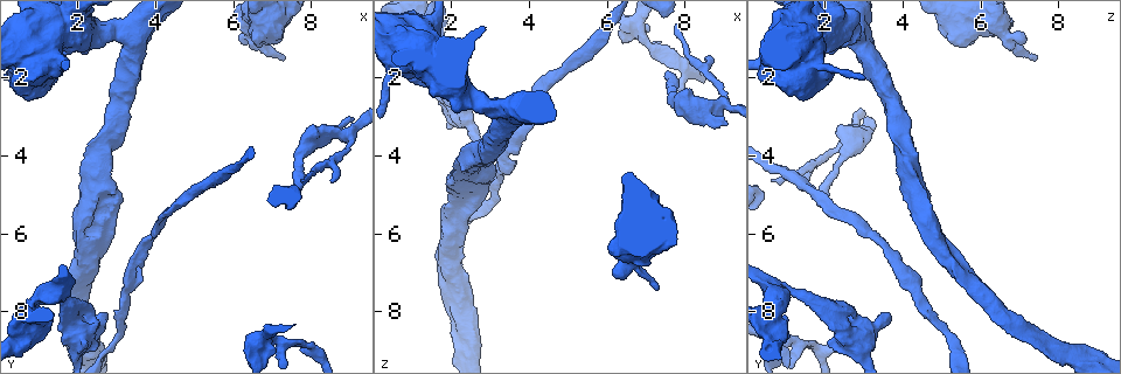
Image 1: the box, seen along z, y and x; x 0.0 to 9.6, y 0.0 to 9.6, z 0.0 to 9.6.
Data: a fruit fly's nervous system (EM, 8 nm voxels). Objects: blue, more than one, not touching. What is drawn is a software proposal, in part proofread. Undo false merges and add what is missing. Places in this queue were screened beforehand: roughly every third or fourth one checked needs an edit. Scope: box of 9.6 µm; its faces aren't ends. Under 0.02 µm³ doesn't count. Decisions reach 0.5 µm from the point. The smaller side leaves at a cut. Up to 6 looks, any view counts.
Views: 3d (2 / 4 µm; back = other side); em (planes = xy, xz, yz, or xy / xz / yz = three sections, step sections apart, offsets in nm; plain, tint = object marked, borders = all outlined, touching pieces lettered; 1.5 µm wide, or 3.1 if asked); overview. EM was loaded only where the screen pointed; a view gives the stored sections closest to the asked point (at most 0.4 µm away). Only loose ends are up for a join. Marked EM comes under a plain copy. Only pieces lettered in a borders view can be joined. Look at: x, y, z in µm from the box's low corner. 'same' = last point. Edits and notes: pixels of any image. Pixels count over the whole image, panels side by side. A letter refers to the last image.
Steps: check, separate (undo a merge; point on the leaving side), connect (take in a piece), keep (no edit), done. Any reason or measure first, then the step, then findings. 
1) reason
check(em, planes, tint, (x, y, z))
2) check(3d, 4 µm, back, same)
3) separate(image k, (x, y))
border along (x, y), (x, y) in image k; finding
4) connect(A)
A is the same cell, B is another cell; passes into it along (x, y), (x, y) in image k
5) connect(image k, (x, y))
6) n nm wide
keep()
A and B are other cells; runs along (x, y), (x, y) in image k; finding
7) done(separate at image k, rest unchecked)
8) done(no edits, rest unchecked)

free end
check(3d, 4 µm, back, (2.40, 8.95, 3.05))

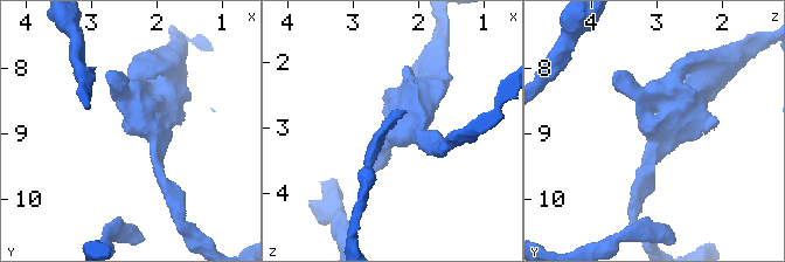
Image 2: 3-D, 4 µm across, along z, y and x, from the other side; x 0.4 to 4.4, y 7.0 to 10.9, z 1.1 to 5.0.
need the tissue
check(em, planes, tint, (2.45, 9.00, 3.05))

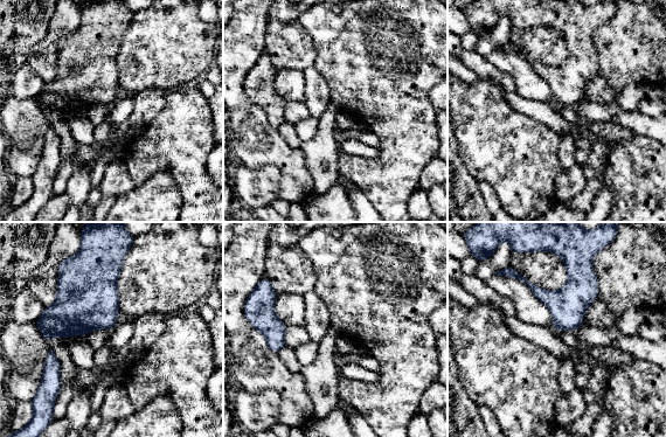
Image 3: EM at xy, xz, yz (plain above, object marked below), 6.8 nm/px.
check(em, planes, borders, same)

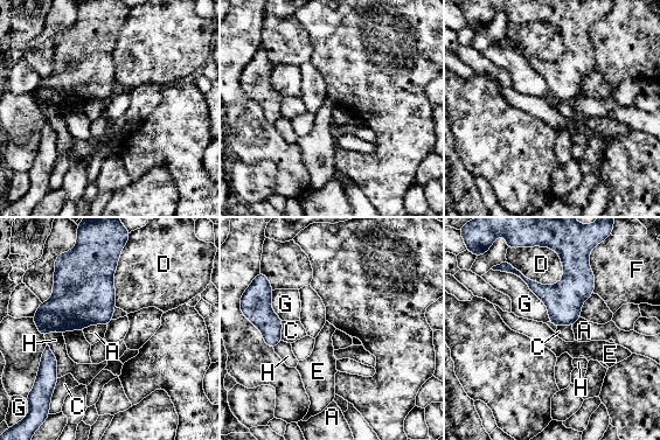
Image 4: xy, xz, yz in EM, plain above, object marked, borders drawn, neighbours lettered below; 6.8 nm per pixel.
180 nm wide
keep()
A, C, D, E, F, G and H are other cells; border along (283, 321), (280, 340) in image 4; no lettered piece goes on from it

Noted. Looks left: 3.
check(em, planes, borders, (1.25, 8.30, 0.90))

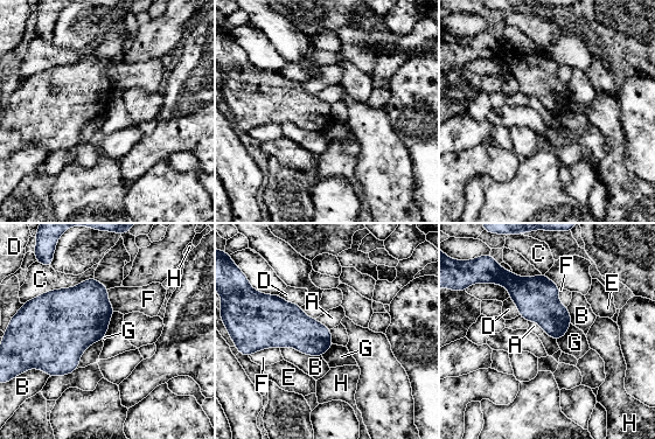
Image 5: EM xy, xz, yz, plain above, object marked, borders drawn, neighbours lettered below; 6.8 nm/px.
keep()
A, B, C, D, E, F, G and H are other cells; border along (279, 347), (266, 347), (251, 354) in image 5; none of them fits

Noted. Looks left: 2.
done(no edits, rest unchecked)

